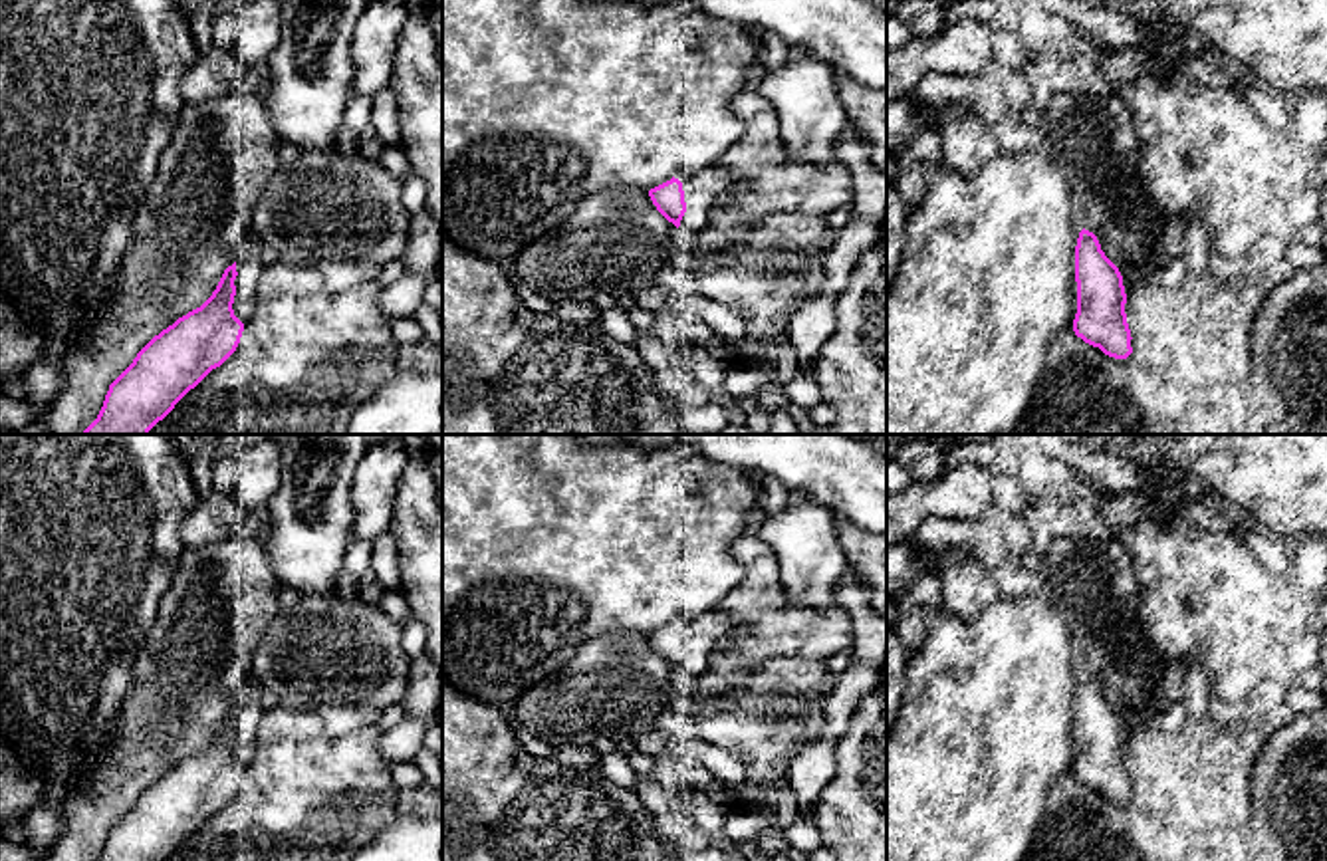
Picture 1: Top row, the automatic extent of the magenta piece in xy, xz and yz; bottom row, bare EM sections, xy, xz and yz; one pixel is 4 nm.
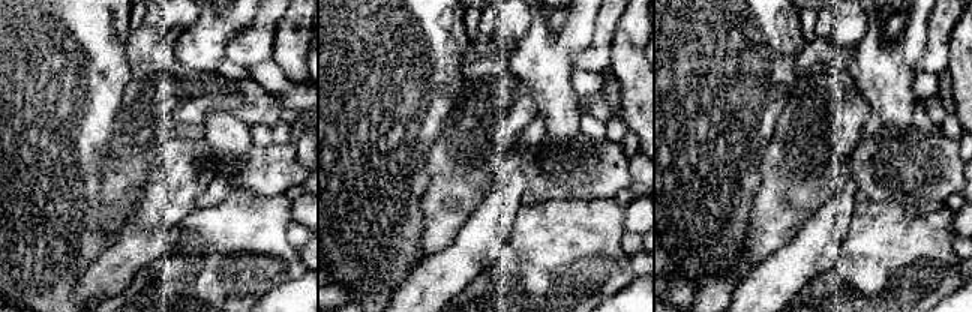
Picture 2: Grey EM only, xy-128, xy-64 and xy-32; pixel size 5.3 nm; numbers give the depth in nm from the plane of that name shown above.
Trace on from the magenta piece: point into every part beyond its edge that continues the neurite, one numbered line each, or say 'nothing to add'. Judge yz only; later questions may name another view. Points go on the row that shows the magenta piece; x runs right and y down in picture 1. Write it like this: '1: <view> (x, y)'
nothing to add

